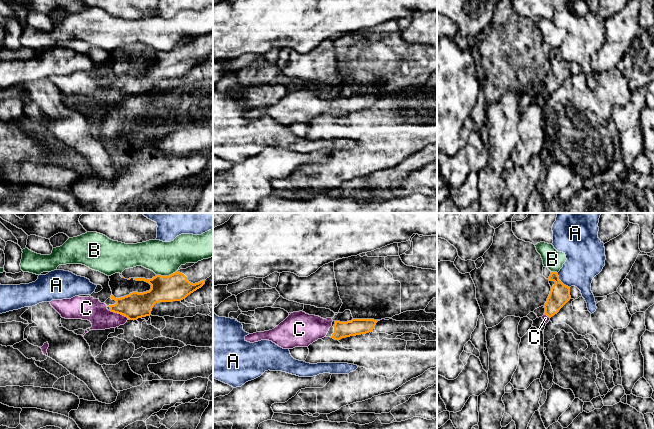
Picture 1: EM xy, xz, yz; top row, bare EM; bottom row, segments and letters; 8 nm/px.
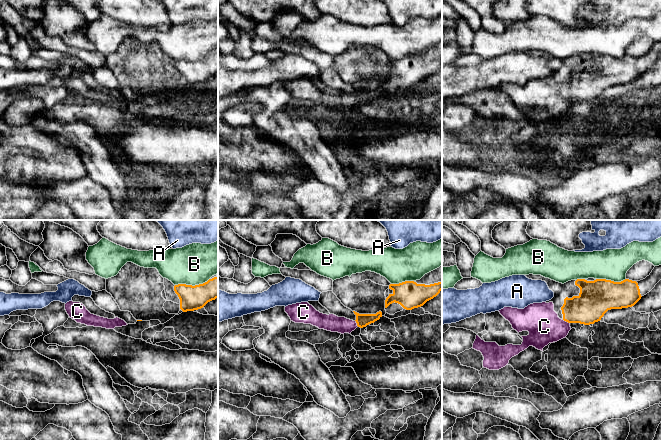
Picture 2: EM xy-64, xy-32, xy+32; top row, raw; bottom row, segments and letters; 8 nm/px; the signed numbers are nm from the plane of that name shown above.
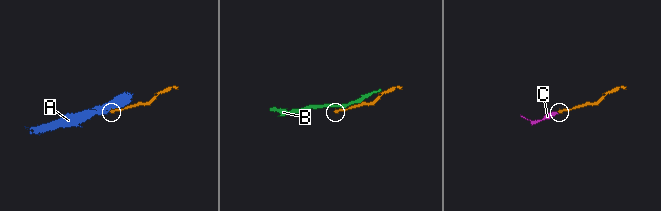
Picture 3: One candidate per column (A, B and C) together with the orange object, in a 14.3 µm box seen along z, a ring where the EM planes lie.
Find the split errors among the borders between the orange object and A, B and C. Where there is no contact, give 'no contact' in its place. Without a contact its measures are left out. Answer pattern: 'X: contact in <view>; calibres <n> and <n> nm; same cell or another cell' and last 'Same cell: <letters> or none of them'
A: contact in yz; calibres 160 and 280 nm; another cell
B: contact in xy; calibres 220 and 280 nm; another cell
C: contact in xy; calibres 220 and 180 nm; same cell
Same cell: C

